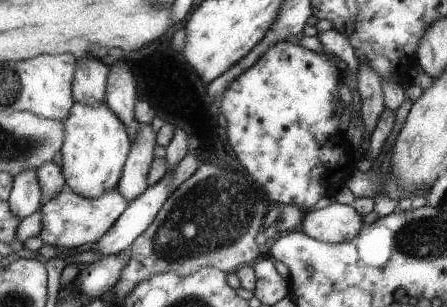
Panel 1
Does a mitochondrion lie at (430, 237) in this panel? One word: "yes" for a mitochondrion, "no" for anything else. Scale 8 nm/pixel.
yes

